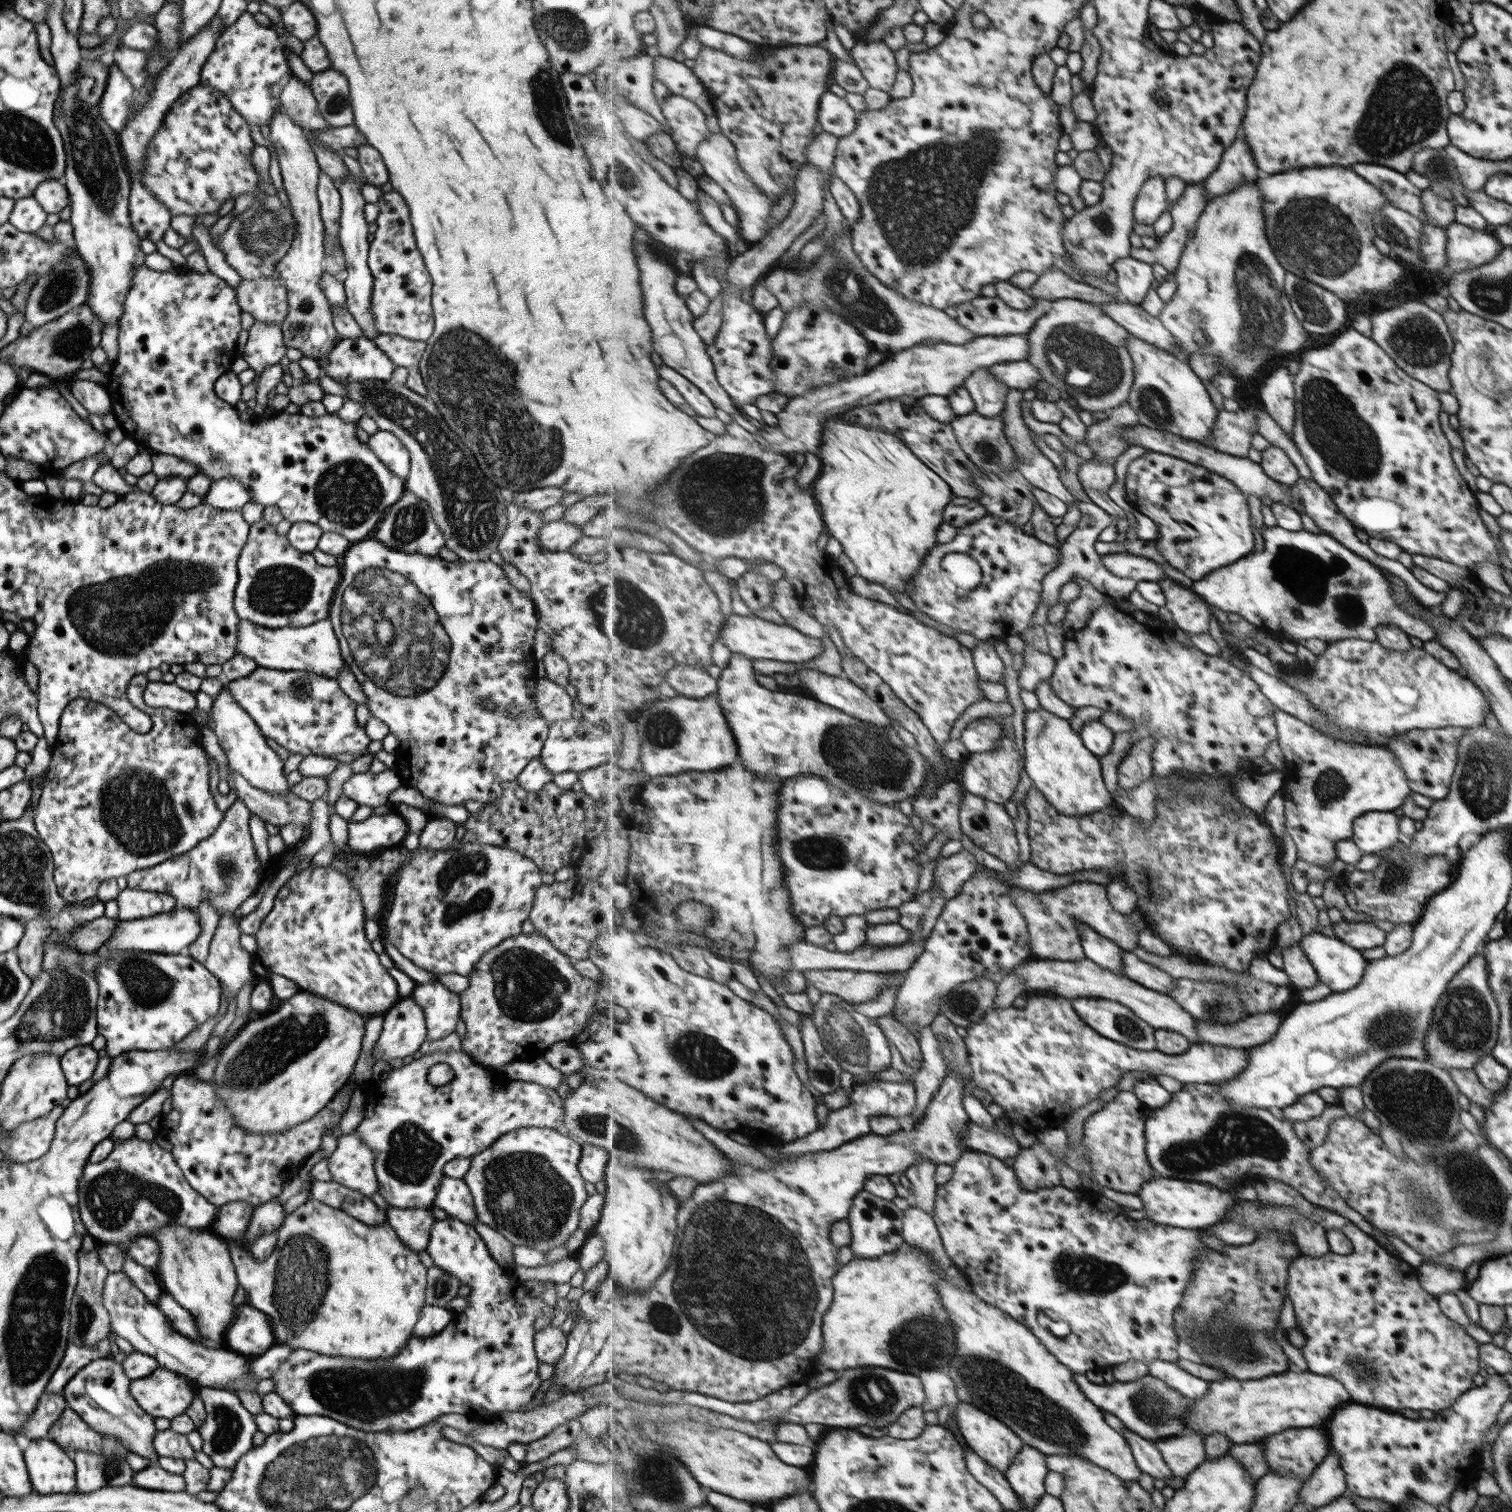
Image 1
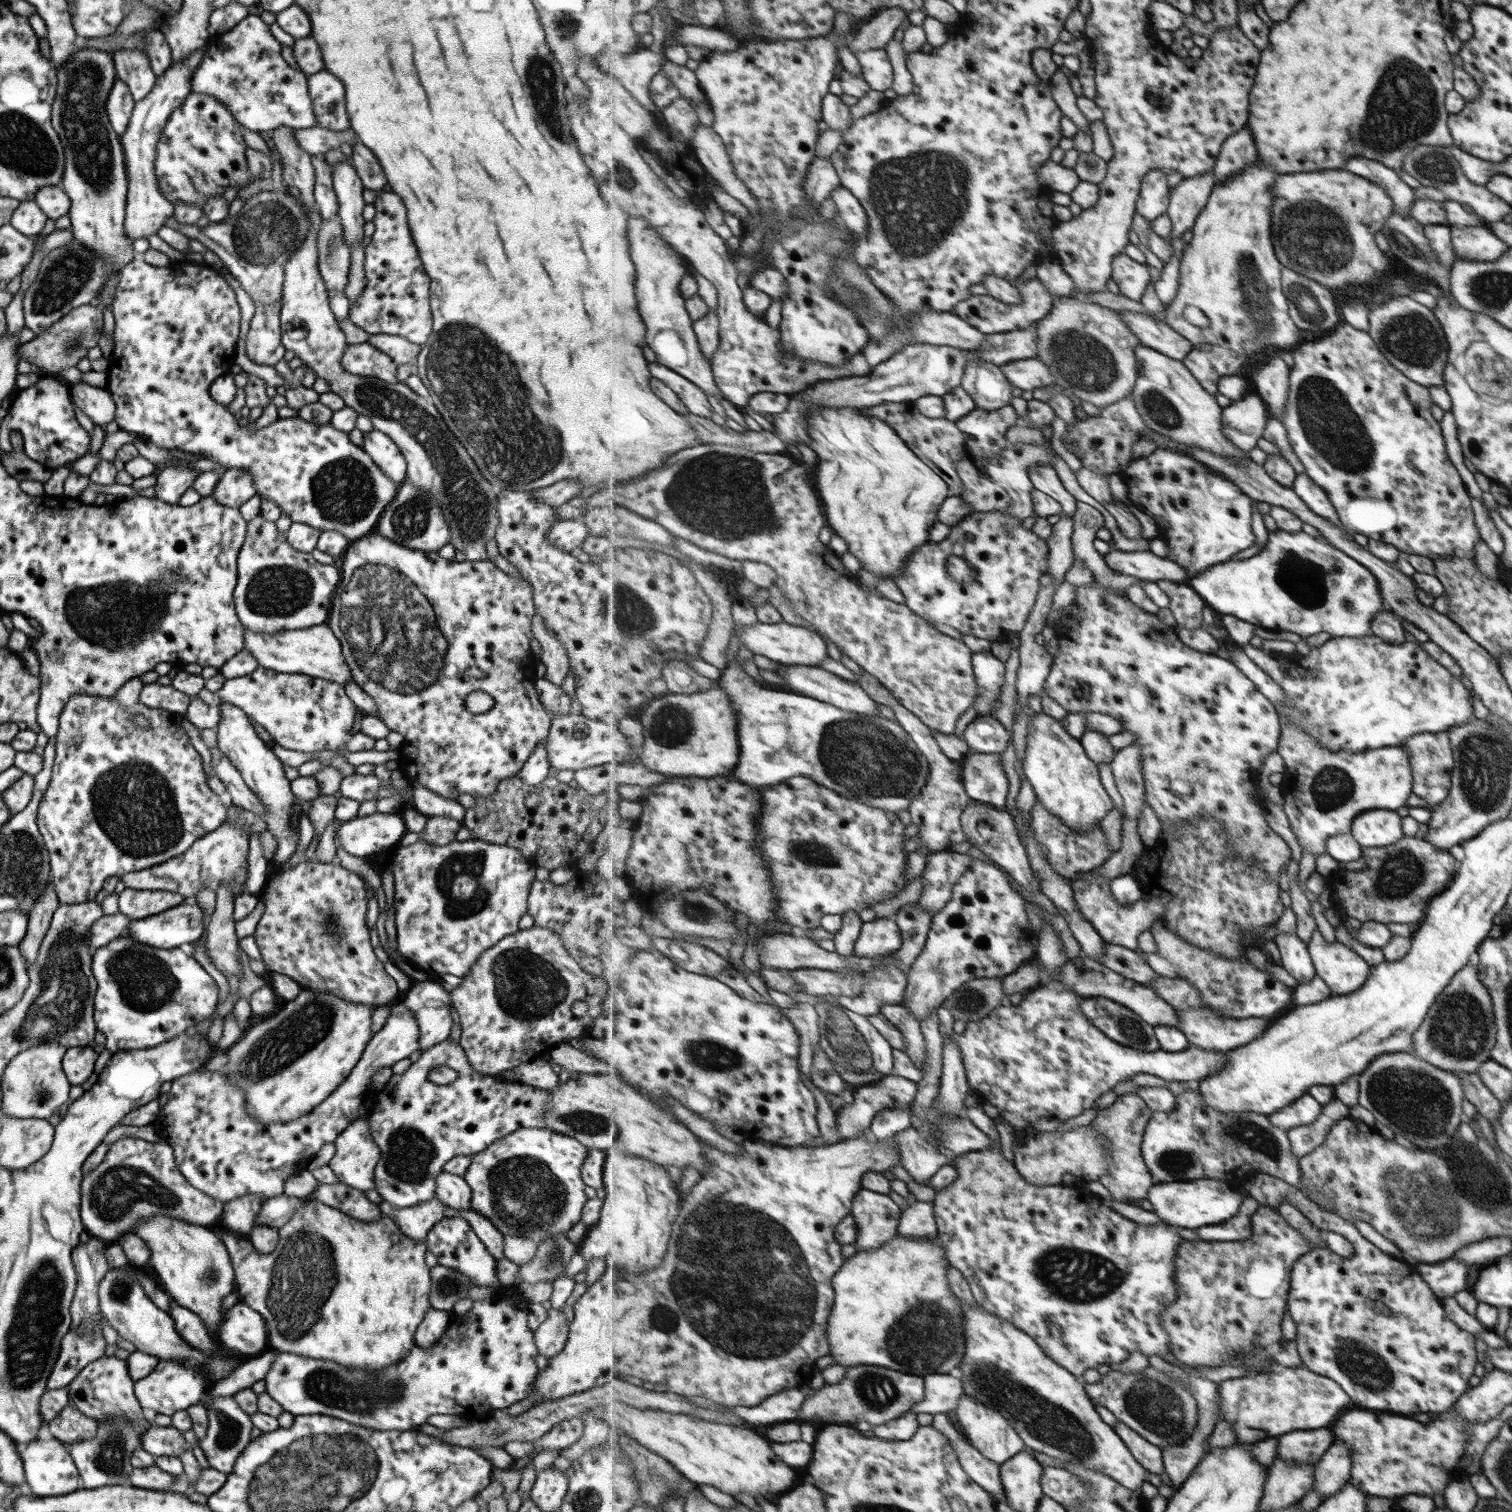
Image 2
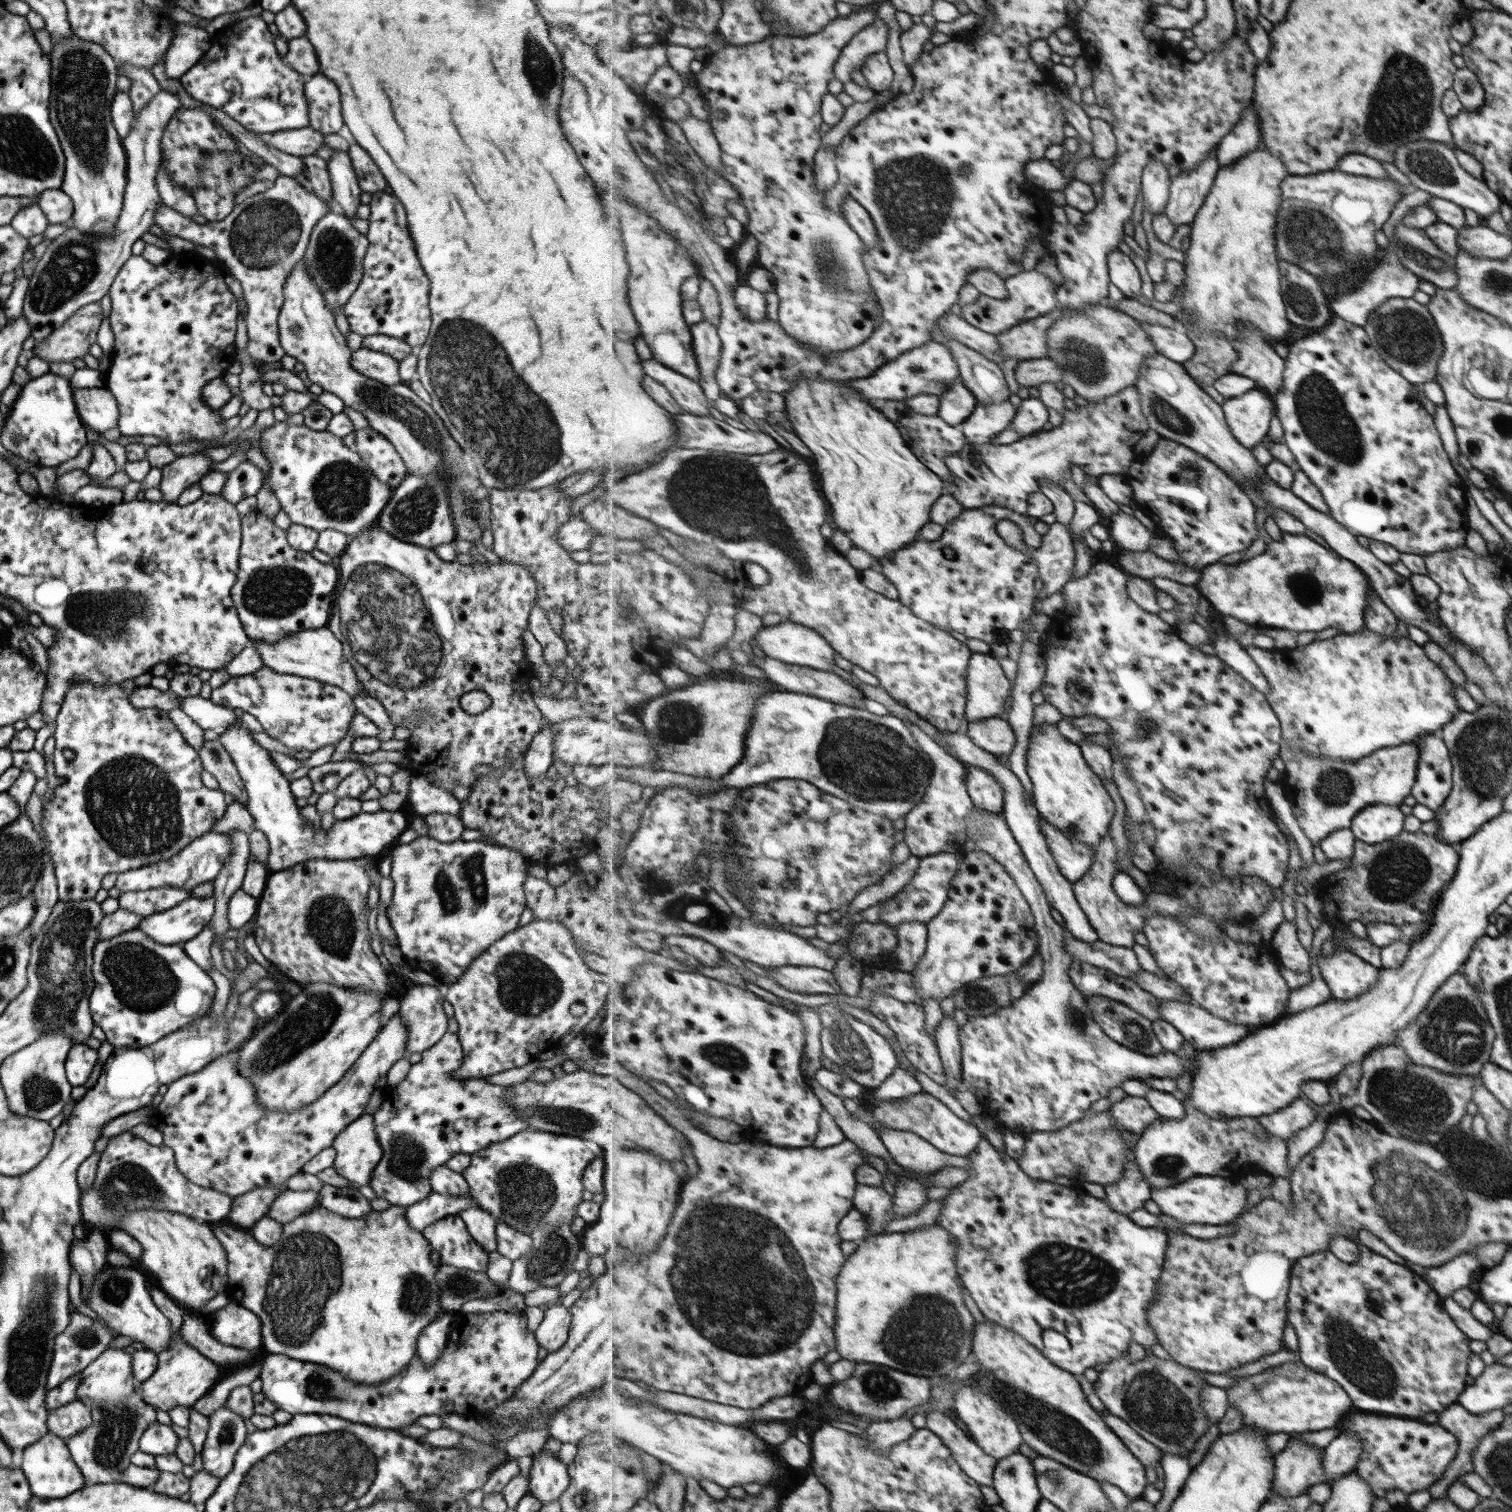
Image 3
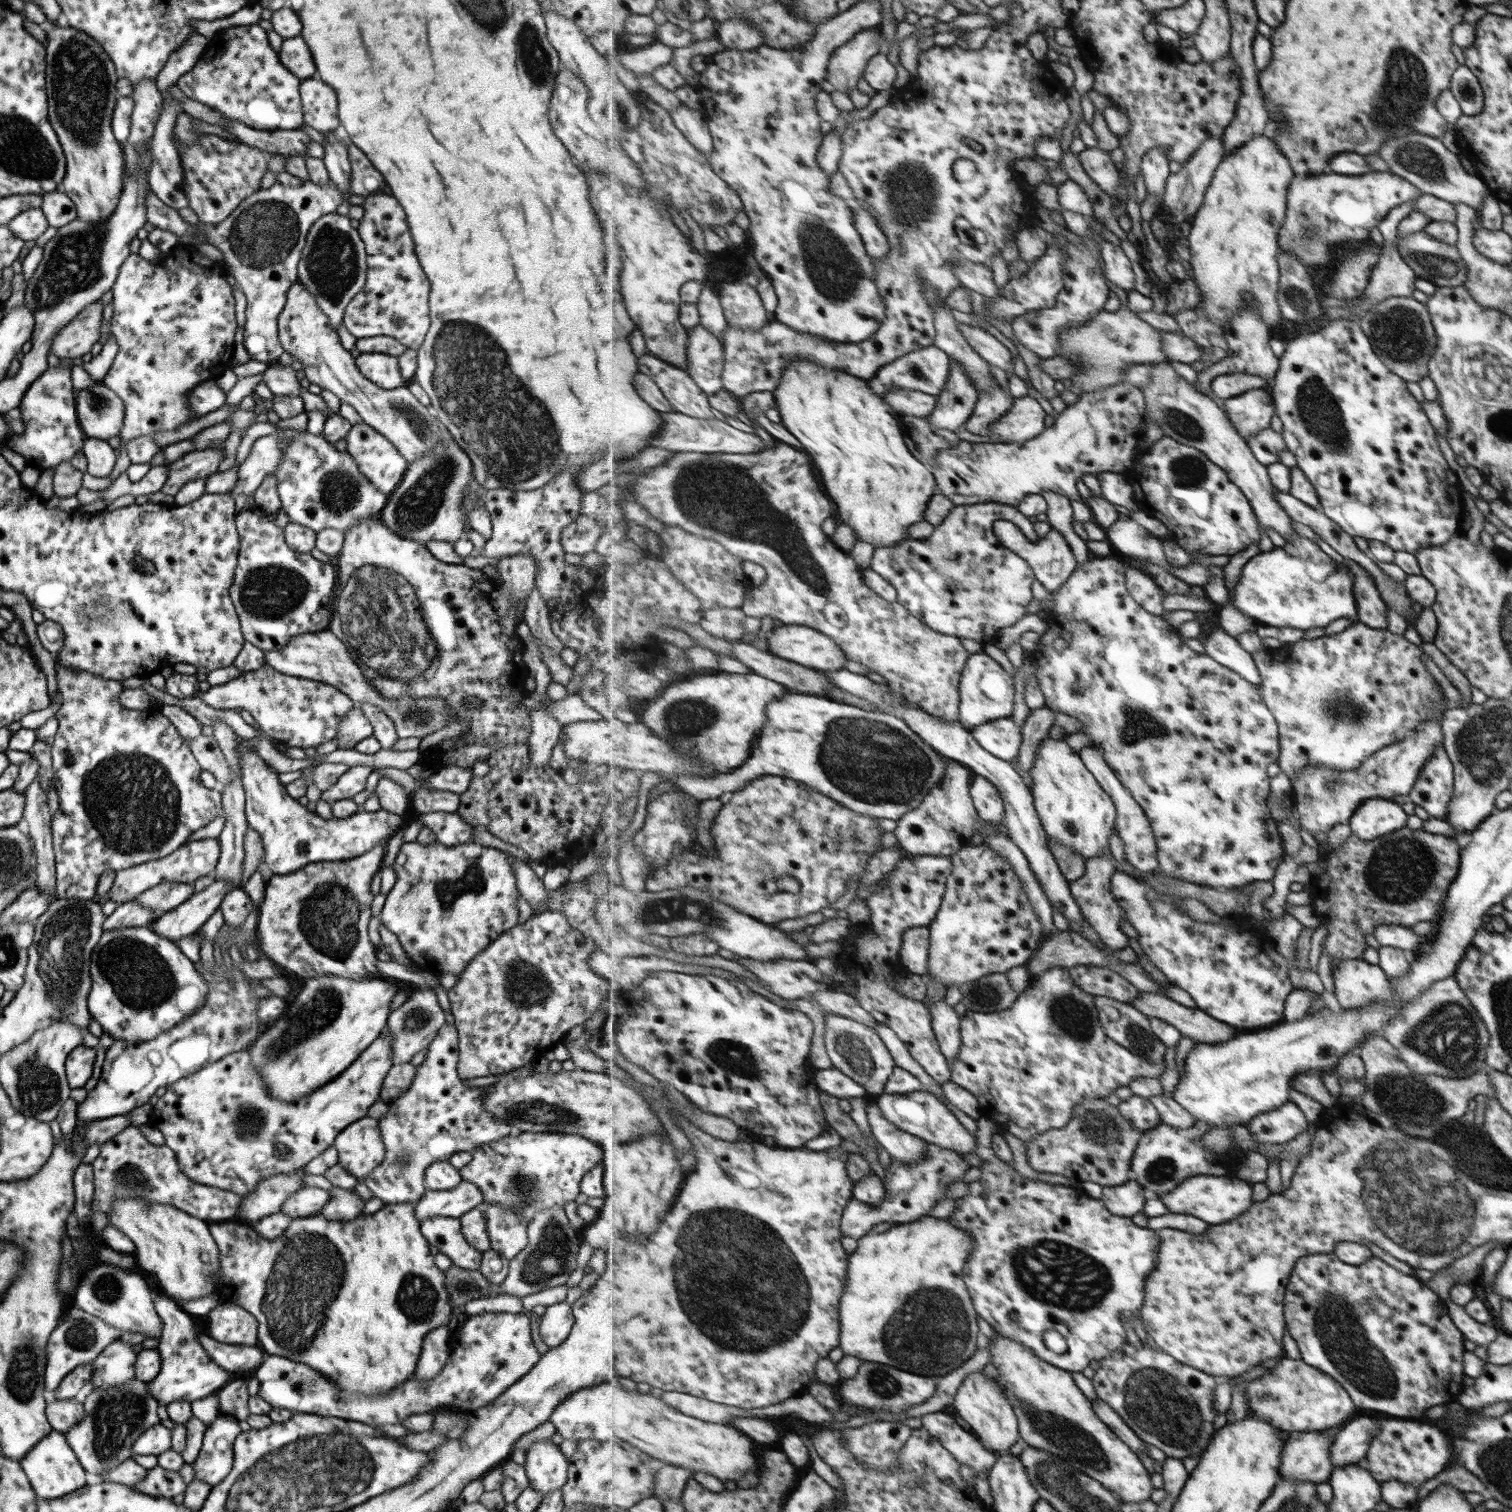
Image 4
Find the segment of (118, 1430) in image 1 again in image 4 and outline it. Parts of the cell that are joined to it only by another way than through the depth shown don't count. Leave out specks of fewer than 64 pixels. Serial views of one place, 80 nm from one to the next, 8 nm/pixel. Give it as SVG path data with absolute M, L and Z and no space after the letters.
M115 1340L108 1344L105 1349L92 1361L93 1373L91 1373L91 1381L93 1381L94 1389L119 1389L123 1383L131 1381L134 1378L134 1364L137 1353L133 1352L131 1344L122 1340Z

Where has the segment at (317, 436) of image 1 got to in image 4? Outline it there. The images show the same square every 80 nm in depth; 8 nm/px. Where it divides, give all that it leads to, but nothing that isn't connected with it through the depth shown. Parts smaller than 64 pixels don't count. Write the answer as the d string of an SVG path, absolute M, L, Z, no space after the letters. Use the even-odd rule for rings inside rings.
M177 246L169 252L167 259L153 264L131 252L123 260L110 288L110 333L118 351L101 380L107 389L123 401L125 418L119 432L123 442L161 430L175 431L183 423L196 418L187 406L187 395L200 382L215 379L232 366L236 320L231 289L225 281L222 264L213 261L194 246ZM299 432L282 446L283 456L277 464L274 478L280 508L291 523L305 526L317 533L331 528L343 534L353 525L378 514L385 506L387 496L371 486L367 478L359 474L355 462L347 452L339 452L319 434Z

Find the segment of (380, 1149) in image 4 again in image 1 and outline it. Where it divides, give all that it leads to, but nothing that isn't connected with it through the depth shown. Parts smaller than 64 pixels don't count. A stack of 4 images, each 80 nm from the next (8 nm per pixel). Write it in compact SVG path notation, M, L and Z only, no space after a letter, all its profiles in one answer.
M356 1129L336 1137L337 1147L326 1159L330 1180L369 1197L378 1192L373 1170L375 1155L361 1142Z

